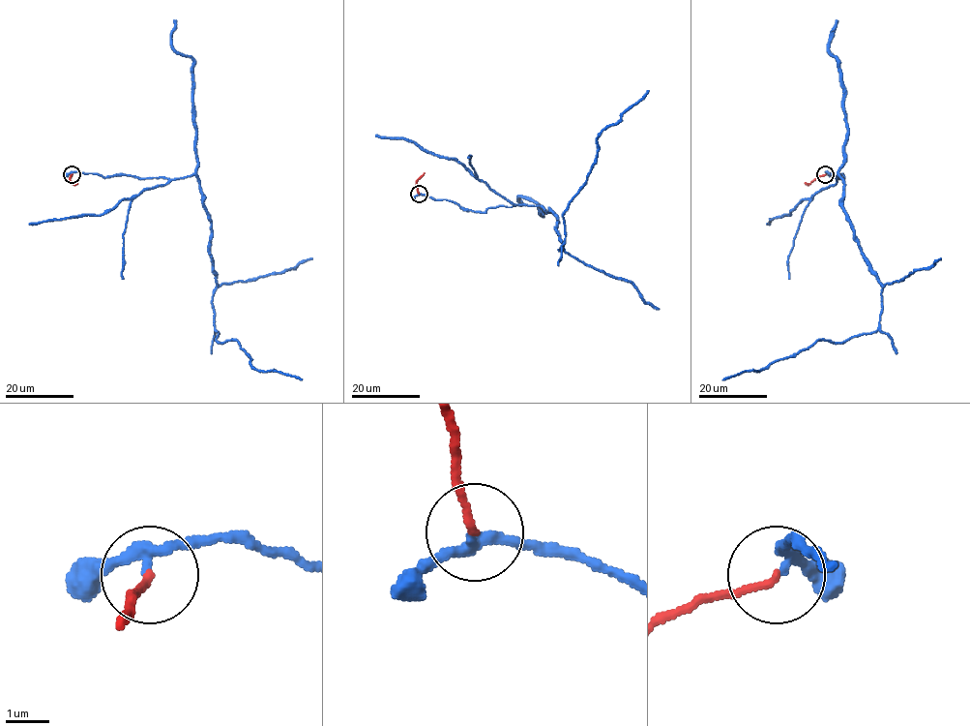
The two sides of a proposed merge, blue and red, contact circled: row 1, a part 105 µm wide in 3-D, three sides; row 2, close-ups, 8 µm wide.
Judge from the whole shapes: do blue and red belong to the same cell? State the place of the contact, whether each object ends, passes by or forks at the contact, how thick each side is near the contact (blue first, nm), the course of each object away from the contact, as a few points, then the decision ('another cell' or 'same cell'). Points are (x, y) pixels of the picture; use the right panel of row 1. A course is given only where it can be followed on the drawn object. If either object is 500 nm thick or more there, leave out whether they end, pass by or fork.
place (825, 174); blue passes by; red ends; calibres 240 and 160 nm; course blue (825, 174), (844, 176), (842, 206), (882, 287), (879, 327), (842, 343), (817, 340), (722, 379); course red (825, 174), (805, 183); another cell

